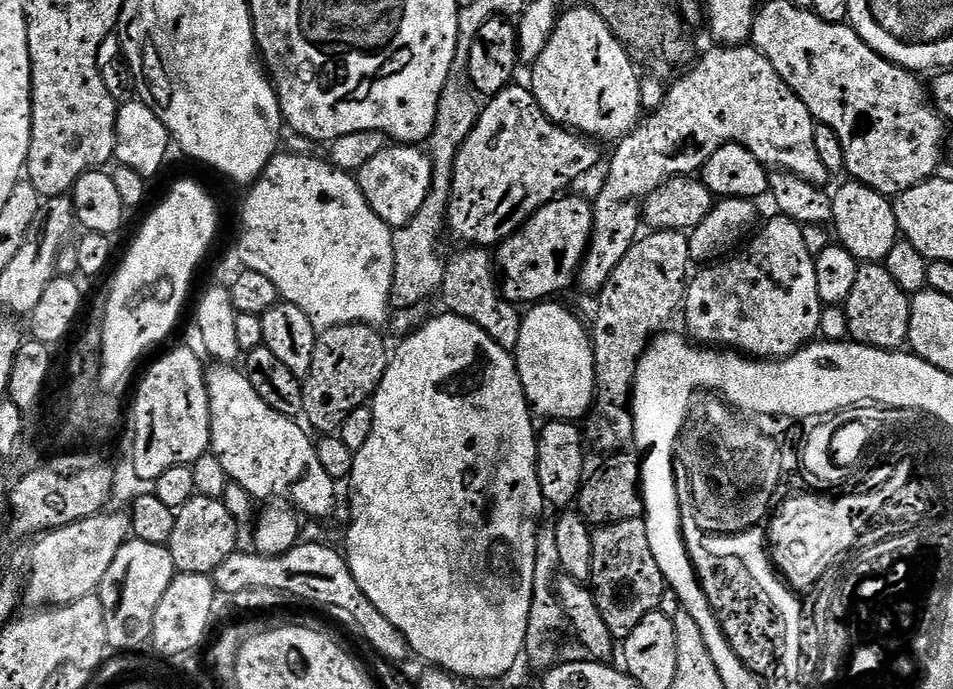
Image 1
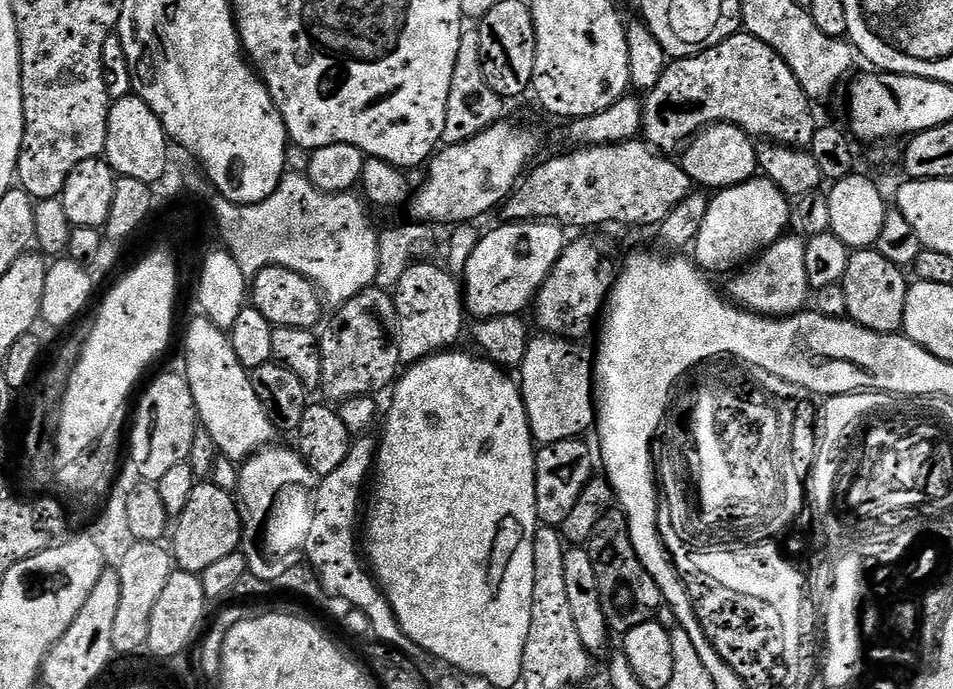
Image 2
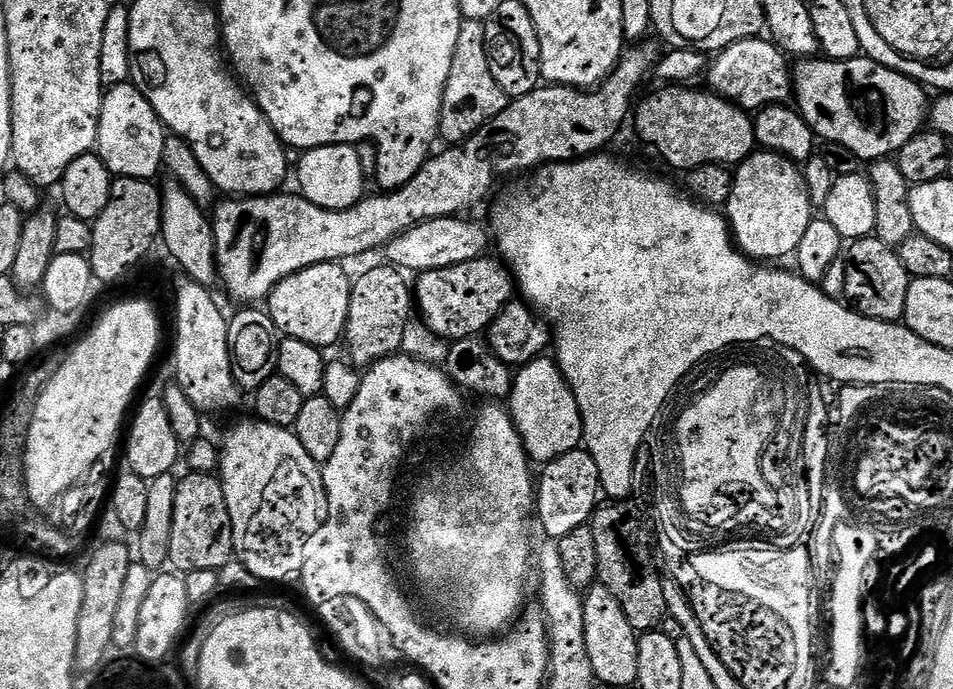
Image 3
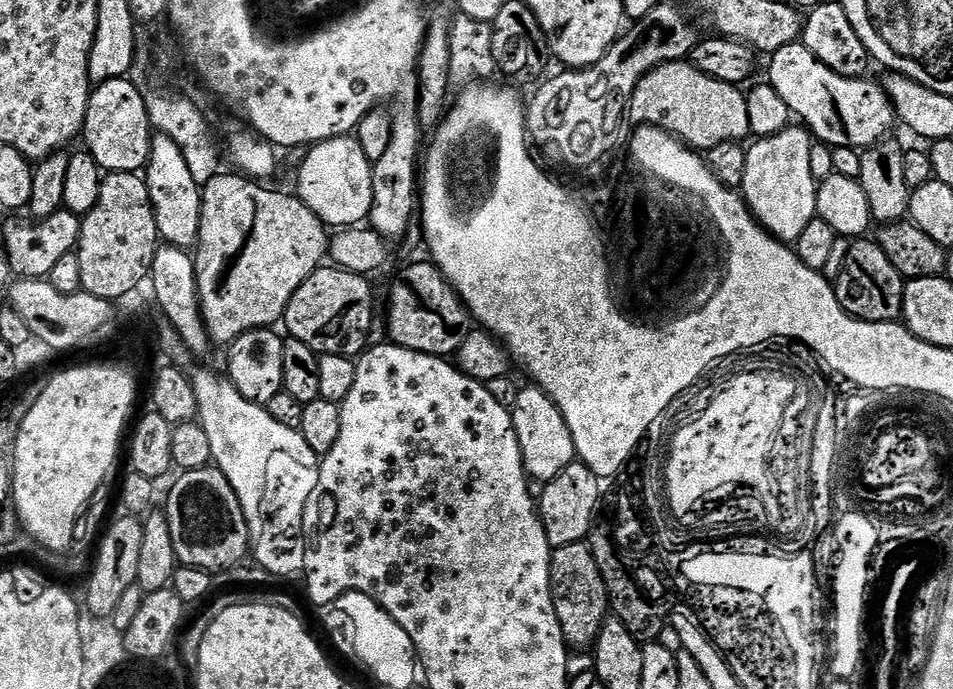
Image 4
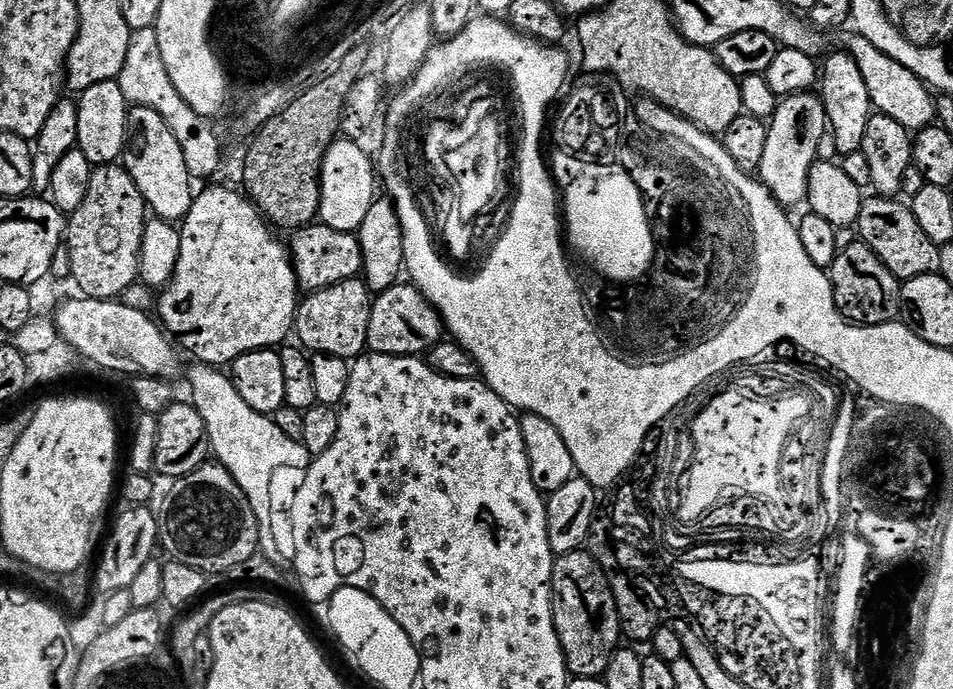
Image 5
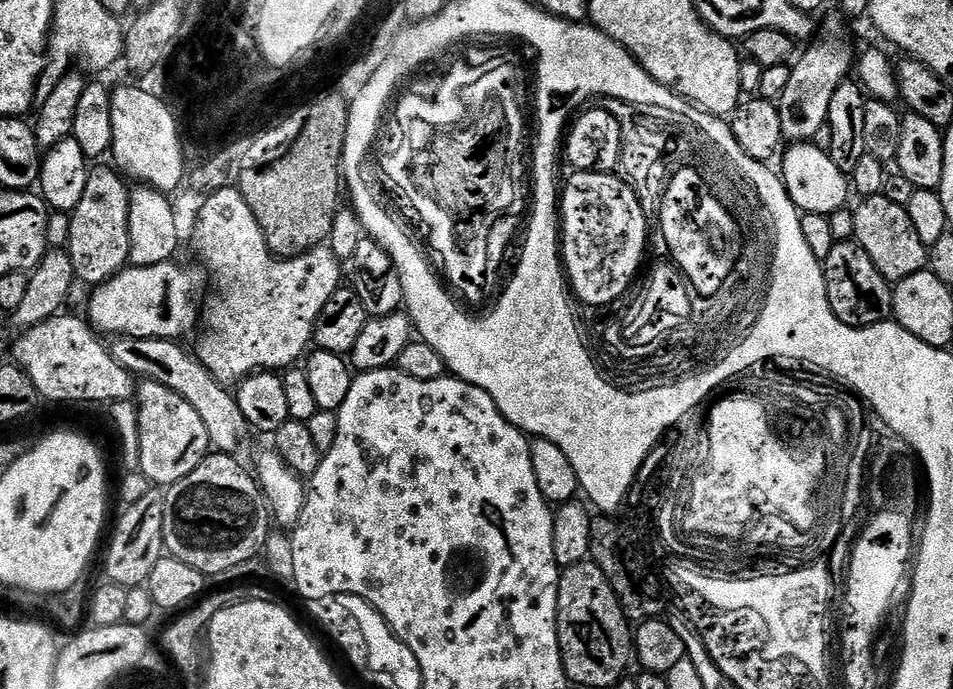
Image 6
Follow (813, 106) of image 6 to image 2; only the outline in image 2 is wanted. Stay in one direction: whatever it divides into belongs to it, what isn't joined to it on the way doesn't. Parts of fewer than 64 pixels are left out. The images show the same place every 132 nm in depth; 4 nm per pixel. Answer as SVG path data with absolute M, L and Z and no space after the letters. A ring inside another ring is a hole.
M753 178L733 188L721 188L708 201L702 230L698 230L694 241L695 261L708 274L735 273L745 262L778 242L789 231L788 219L791 221L793 216L790 198L770 180Z

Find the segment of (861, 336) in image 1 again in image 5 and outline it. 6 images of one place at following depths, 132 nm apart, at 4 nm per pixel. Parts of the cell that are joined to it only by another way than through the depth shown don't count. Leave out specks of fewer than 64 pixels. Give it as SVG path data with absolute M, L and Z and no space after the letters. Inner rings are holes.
M857 242L854 246L846 246L840 249L840 253L834 258L832 267L830 269L830 279L832 281L832 293L834 294L834 302L836 303L837 310L844 315L844 319L854 323L871 326L874 324L891 324L899 317L900 314L900 285L901 281L894 278L894 274L890 274L890 270L886 270L886 266L882 266L882 262L874 254L874 250L870 250L870 246L866 246L863 242Z

